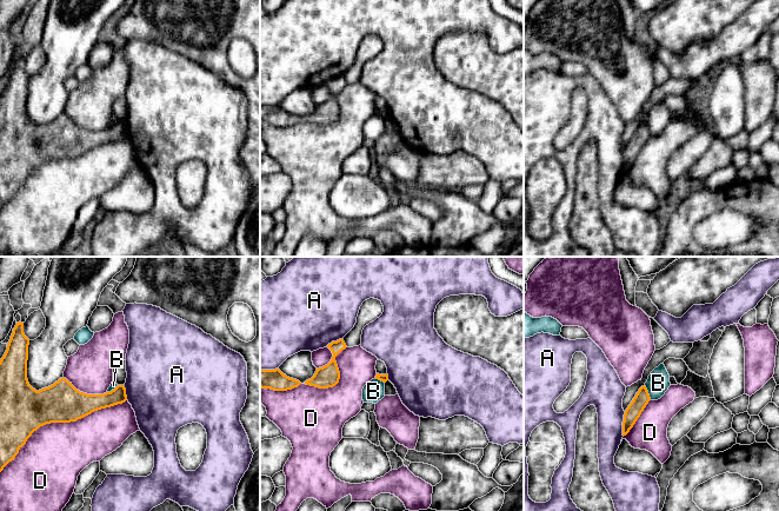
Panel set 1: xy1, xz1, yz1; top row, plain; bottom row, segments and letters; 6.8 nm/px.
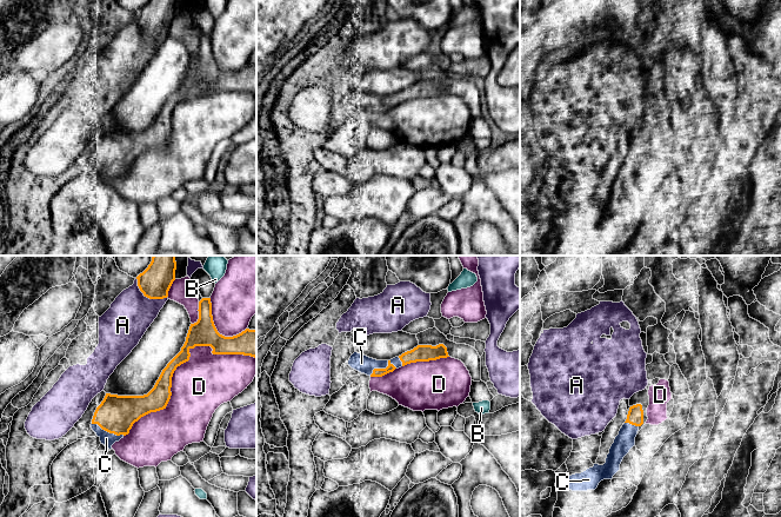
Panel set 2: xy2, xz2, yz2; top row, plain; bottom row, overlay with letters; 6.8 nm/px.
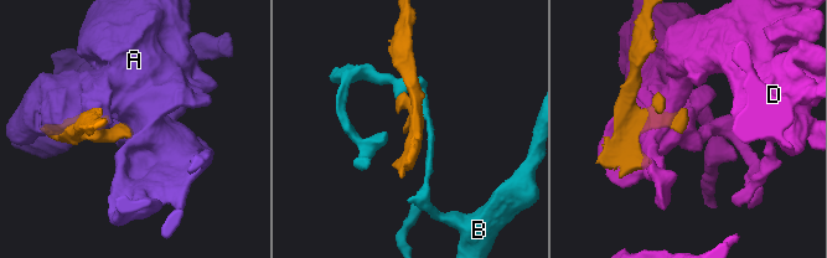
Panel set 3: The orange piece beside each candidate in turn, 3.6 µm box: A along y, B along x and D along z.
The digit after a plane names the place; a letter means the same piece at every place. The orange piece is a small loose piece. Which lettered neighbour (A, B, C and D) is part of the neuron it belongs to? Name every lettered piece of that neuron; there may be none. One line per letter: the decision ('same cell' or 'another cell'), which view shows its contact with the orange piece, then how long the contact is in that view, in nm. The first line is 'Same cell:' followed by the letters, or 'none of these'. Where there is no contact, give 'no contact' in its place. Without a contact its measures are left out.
Same cell: C
A: another cell; meets orange in xy2; contact 260 nm long
B: another cell; meets orange in yz1; contact 120 nm long
C: same cell; meets orange in xz2; contact 200 nm long
D: another cell; meets orange in xy2; contact 1050 nm long

